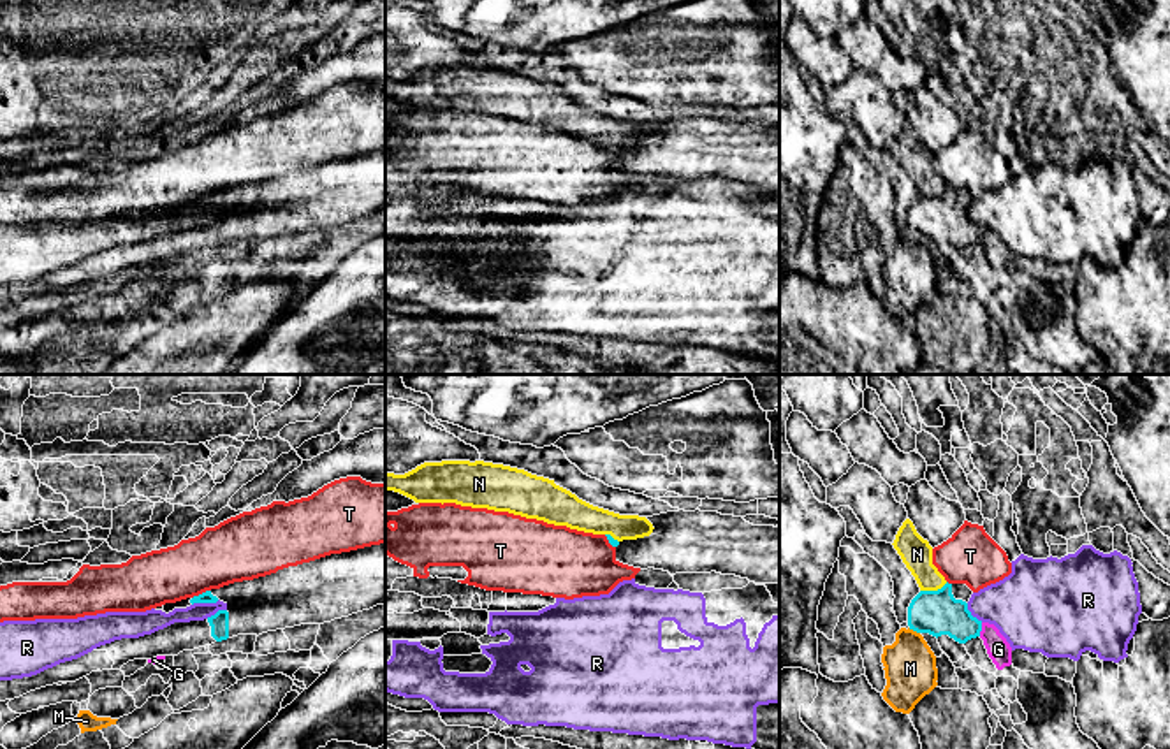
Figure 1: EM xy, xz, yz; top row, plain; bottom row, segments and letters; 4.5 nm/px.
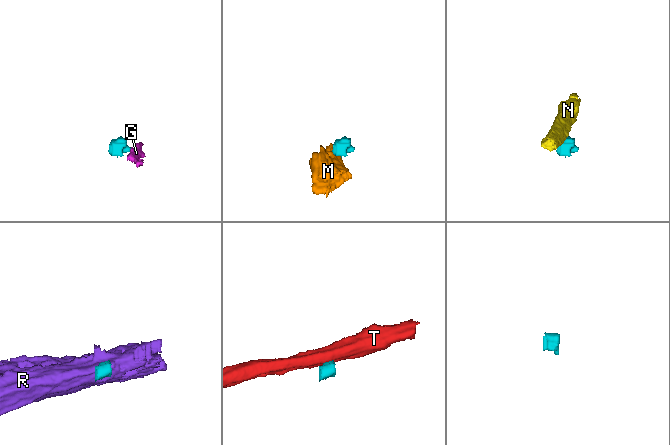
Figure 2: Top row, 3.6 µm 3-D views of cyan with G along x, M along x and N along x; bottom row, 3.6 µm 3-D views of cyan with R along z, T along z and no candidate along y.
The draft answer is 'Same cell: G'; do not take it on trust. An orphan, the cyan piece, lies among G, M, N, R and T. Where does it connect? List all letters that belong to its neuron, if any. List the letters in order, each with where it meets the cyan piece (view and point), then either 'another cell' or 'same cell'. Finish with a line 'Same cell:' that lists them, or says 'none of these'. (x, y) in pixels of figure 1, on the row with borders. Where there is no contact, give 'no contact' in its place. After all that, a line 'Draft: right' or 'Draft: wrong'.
G: meets cyan in yz at (980, 630); another cell
M: meets cyan in yz at (914, 630); another cell
N: meets cyan in yz at (933, 591); another cell
R: meets cyan in xy at (204, 602); another cell
T: meets cyan in xy at (203, 593); another cell
Same cell: none of these
Draft: wrong

